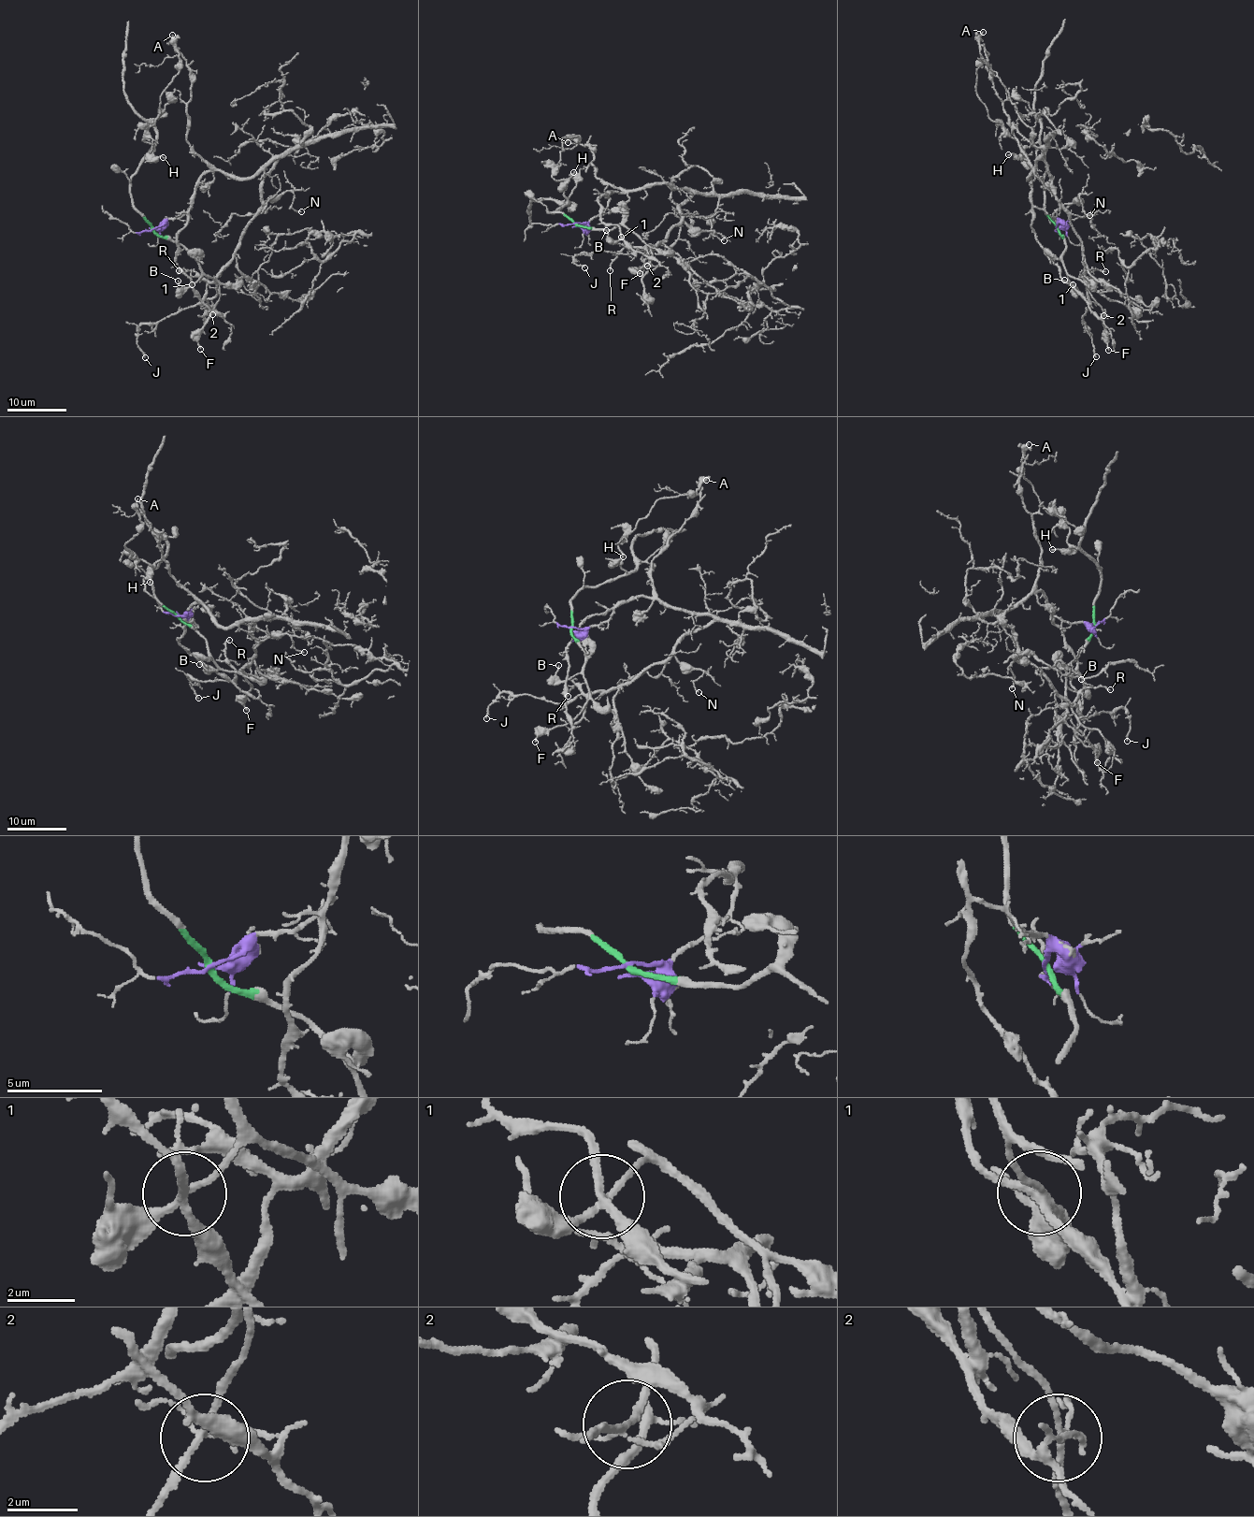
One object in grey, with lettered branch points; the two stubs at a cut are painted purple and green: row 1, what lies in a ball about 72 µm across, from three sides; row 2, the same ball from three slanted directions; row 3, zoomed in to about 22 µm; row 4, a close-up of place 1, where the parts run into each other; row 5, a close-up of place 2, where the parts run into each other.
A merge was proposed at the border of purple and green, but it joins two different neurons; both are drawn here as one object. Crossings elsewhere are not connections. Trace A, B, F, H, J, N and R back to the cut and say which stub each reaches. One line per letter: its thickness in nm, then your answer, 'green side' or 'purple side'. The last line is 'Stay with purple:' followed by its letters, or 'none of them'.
A: 180 nm thick; green side
B: 150 nm thick; green side
F: 200 nm thick; green side
H: 140 nm thick; green side
J: 150 nm thick; purple side
N: 120 nm thick; purple side
R: 130 nm thick; purple side
Stay with purple: J, N, R

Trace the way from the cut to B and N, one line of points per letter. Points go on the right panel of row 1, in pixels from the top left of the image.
B: (1057, 228), (1065, 245), (1062, 262), (1075, 287), (1063, 280)
N: (1057, 228), (1032, 204), (1033, 170), (1028, 178), (1041, 158), (1054, 195), (1070, 205), (1079, 195), (1089, 216)

